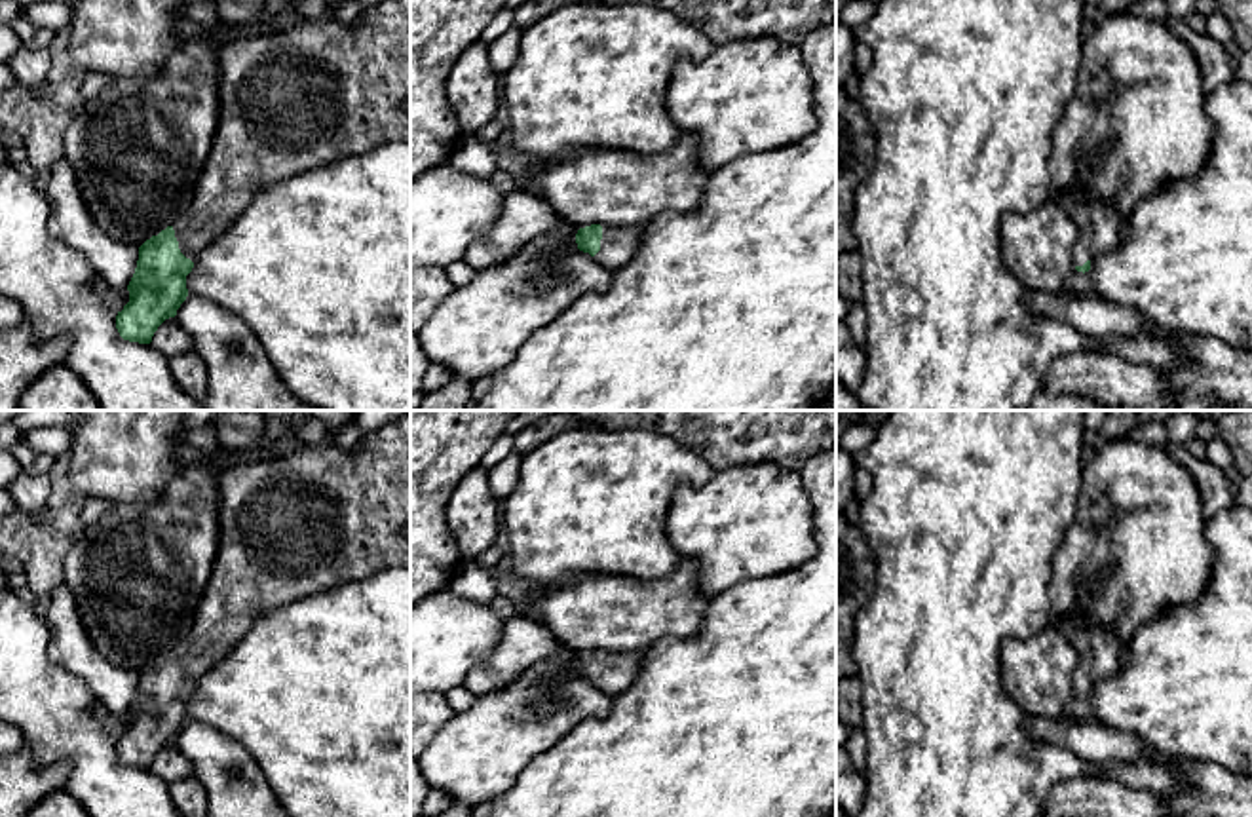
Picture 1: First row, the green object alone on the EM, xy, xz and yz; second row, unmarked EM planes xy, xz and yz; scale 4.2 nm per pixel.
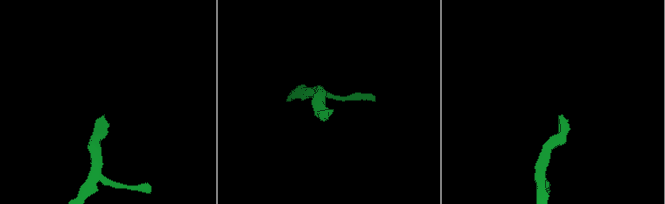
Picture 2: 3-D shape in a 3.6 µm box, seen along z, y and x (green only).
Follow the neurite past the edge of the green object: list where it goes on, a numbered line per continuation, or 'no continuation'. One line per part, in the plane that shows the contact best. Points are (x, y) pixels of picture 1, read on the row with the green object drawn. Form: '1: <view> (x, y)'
1: xy (323, 90)

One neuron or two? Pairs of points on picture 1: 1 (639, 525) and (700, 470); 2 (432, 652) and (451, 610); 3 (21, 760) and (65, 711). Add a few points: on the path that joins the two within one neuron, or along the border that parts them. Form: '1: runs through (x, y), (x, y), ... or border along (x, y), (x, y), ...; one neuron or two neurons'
1: runs through (644, 506), (681, 470); one neuron
2: runs through (437, 643), (451, 629), (451, 620); one neuron
3: border along (25, 741), (38, 764), (63, 762), (69, 774); two neurons

